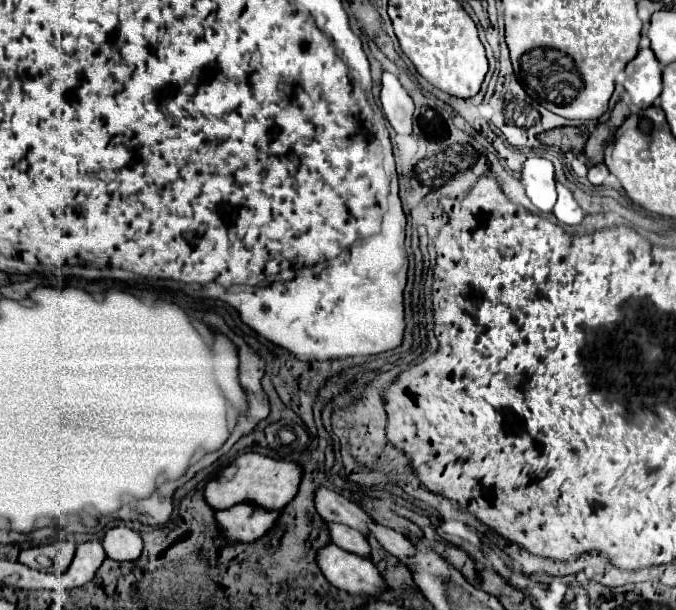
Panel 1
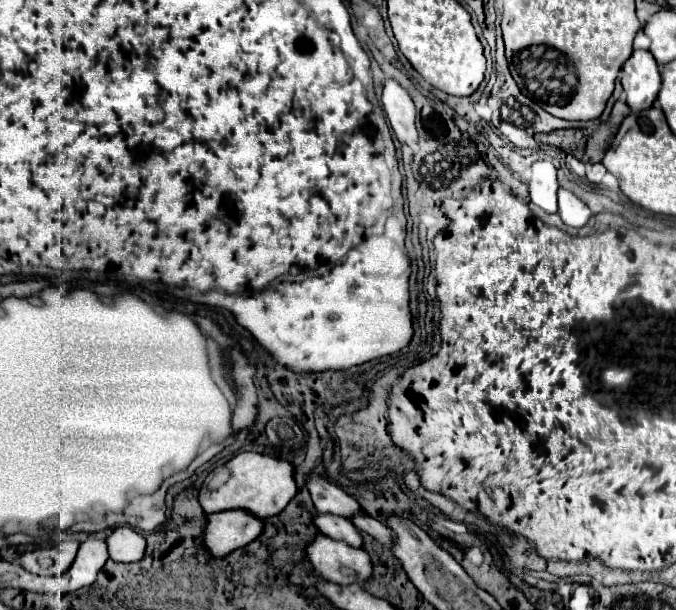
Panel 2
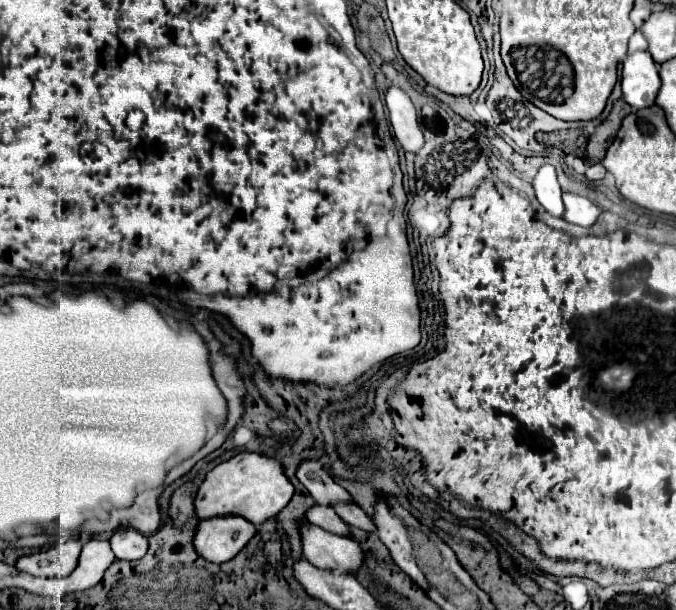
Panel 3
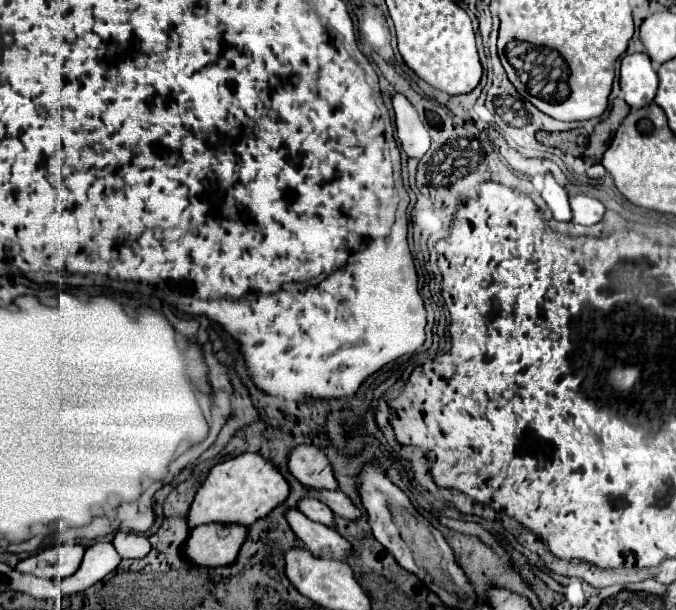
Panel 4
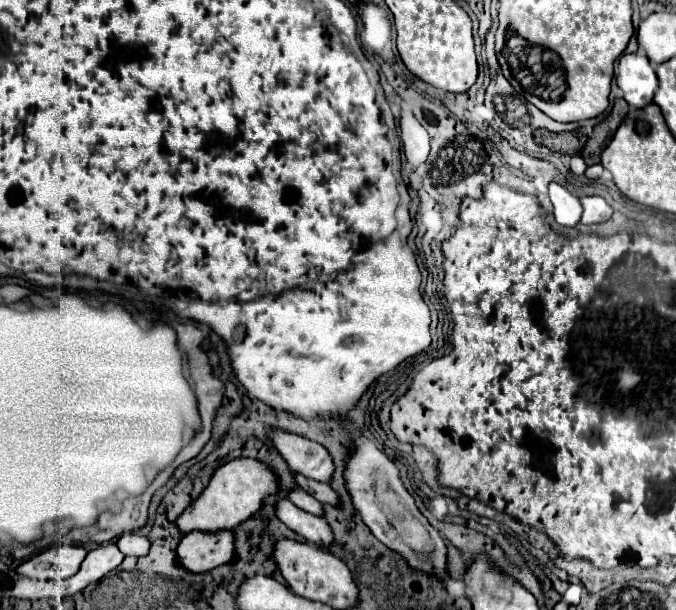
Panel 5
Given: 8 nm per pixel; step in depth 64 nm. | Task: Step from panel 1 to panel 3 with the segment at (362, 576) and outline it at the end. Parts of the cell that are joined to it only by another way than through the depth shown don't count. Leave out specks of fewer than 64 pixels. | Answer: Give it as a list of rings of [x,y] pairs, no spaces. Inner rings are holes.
[[[306,520],[300,522],[300,538],[304,544],[304,558],[318,568],[356,574],[364,562],[364,554],[356,540],[334,536],[332,532],[324,532],[324,528],[316,528]]]

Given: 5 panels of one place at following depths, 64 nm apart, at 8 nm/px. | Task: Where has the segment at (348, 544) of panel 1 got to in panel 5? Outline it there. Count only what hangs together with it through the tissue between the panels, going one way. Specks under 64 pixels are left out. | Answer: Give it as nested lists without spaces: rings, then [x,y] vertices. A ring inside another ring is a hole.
[[[294,488],[288,492],[288,500],[292,504],[296,504],[298,508],[314,514],[314,516],[322,516],[322,504],[316,502],[316,498],[312,498],[308,492],[304,492],[302,488]]]

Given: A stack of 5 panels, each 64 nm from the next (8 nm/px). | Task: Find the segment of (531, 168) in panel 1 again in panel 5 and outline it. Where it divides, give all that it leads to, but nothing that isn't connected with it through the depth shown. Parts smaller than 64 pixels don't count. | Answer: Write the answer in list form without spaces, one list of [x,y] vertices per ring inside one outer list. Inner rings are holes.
[[[552,182],[552,184],[548,186],[548,194],[550,194],[550,200],[552,200],[552,204],[554,204],[556,222],[562,224],[562,226],[574,228],[574,226],[580,222],[580,216],[582,216],[580,198],[574,196],[572,192],[568,192],[566,188],[562,188],[562,186],[556,184],[556,182]]]

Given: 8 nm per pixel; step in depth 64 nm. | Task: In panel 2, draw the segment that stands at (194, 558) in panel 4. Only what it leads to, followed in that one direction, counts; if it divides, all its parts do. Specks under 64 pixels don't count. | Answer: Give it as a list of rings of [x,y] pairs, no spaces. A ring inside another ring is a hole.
[[[244,510],[216,512],[208,516],[202,534],[202,546],[210,552],[210,556],[224,558],[236,548],[242,548],[258,538],[262,528],[264,522]]]

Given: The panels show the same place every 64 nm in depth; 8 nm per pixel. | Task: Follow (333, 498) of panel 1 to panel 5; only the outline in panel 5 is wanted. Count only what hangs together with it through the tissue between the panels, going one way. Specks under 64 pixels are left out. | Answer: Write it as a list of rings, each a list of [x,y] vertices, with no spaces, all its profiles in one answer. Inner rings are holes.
[[[266,426],[266,432],[274,448],[288,462],[292,472],[304,474],[318,482],[328,482],[332,478],[334,464],[328,450],[322,444],[286,430],[280,430],[276,426]]]

